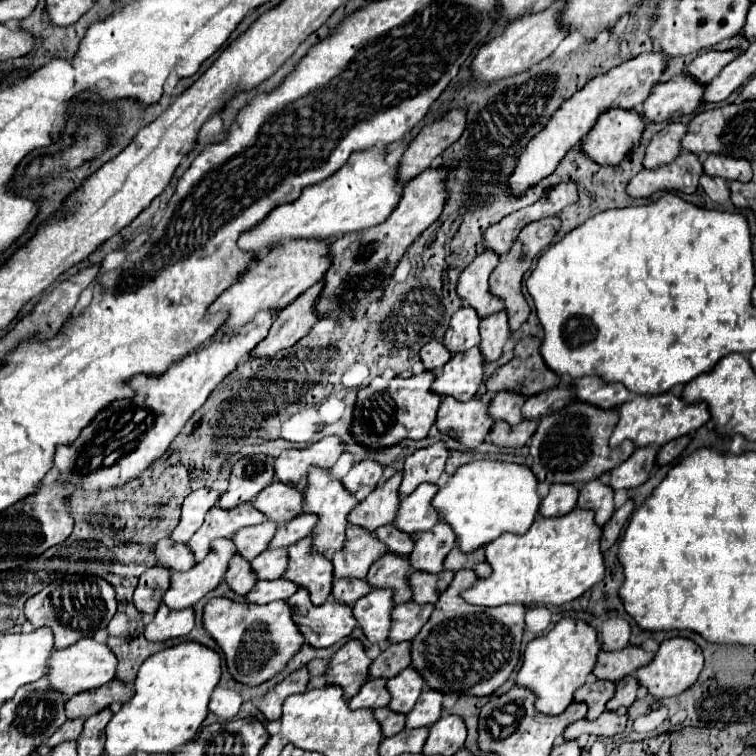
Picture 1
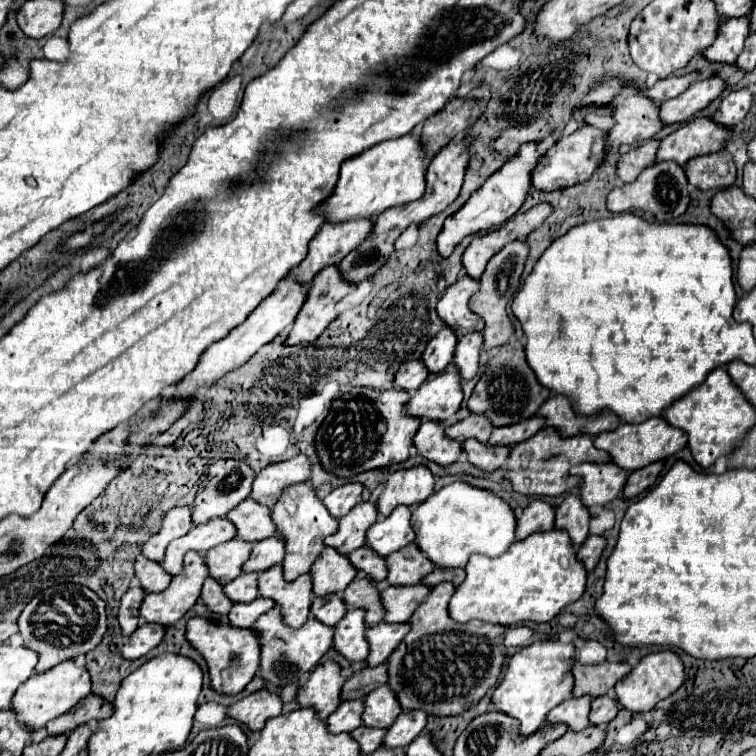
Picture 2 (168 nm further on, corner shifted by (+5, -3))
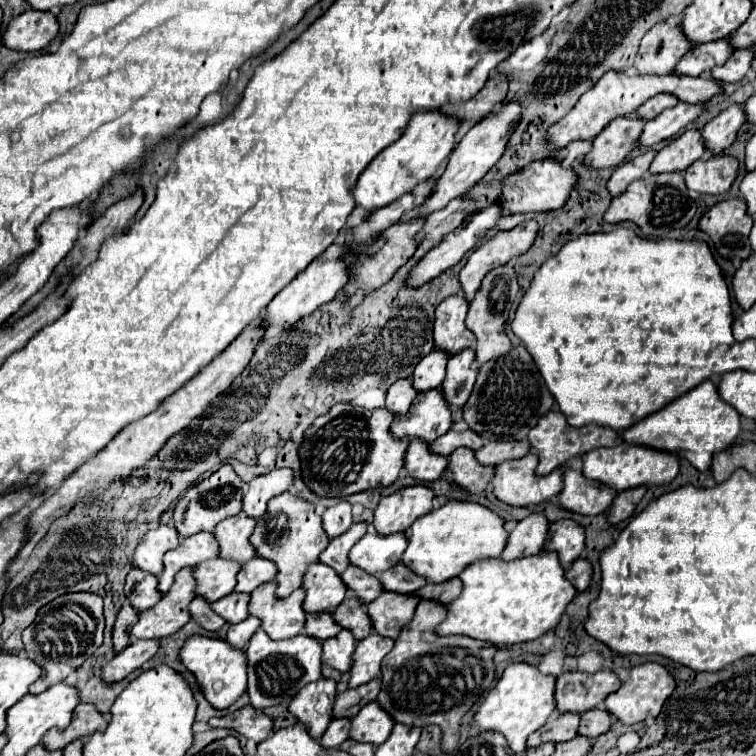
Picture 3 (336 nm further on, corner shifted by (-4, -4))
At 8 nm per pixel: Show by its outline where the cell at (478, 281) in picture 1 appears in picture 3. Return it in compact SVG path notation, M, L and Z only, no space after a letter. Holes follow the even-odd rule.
M450 295L436 307L436 321L434 321L434 343L436 347L448 351L450 355L474 347L476 337L468 331L464 319L468 311L468 301L464 295Z

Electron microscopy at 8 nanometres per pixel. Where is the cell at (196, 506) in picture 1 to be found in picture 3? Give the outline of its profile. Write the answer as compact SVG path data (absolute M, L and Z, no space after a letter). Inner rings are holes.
M158 525L156 529L150 529L144 539L140 541L136 553L134 553L134 567L140 567L148 573L160 575L160 571L164 571L164 563L162 557L166 551L174 549L180 543L178 531L176 527L170 525Z

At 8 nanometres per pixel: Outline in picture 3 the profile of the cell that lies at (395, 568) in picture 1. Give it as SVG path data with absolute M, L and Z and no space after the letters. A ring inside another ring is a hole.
M346 597L334 611L334 619L354 631L356 639L364 639L372 633L372 619L368 619L368 603L360 603L360 599Z

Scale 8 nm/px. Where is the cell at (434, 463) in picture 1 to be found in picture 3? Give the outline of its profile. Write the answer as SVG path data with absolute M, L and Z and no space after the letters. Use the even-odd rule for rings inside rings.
M426 485L402 487L380 499L374 511L374 527L382 535L406 531L418 517L432 511L434 491Z

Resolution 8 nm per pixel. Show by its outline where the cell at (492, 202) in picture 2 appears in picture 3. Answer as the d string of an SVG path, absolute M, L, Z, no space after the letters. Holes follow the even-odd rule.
M492 201L490 203L490 207L486 207L484 211L478 211L478 213L474 213L474 215L470 215L460 227L456 227L452 233L448 233L444 239L442 239L442 243L440 245L436 245L434 249L430 249L420 261L418 261L418 265L410 271L410 277L408 277L408 283L412 285L412 287L418 287L418 285L424 285L424 283L428 283L430 279L434 279L434 277L438 277L440 273L444 273L446 269L450 269L450 267L454 267L462 257L464 257L464 253L466 251L470 251L496 223L498 223L498 219L502 217L502 211L500 211L500 201Z

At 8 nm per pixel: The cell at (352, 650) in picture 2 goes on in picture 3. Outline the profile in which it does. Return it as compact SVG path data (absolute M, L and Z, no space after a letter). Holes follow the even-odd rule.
M340 631L336 637L324 641L322 659L328 661L334 669L346 673L352 667L352 655L356 651L356 639L352 639L352 631Z

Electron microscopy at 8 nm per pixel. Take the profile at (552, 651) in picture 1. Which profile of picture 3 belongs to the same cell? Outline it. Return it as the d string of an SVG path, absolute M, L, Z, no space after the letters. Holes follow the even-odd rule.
M512 663L502 673L500 681L484 697L482 705L474 715L474 725L478 731L500 731L506 735L508 745L514 753L526 749L528 737L546 723L546 719L556 711L556 675L544 675L536 665Z

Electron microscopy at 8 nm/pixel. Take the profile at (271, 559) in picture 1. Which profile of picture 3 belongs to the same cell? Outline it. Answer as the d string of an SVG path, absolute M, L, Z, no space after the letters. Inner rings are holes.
M232 593L226 595L224 599L218 599L212 609L222 615L228 623L240 623L242 619L248 617L248 595L244 593Z

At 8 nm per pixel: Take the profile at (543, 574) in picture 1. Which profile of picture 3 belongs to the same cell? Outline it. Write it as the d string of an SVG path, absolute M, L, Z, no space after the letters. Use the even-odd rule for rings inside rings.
M542 551L524 559L502 561L482 559L460 573L464 591L448 605L444 623L436 627L438 635L470 635L494 643L496 647L514 645L538 639L558 625L570 601L576 597L576 587L566 579L566 569L560 565L558 555Z

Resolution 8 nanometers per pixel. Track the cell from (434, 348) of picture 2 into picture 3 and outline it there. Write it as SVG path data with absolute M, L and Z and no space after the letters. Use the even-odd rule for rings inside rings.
M434 347L430 351L430 355L426 355L414 369L412 373L412 383L414 389L420 391L428 391L428 389L436 389L440 387L440 383L444 381L444 371L446 371L446 363L448 363L448 353L440 351L438 347Z

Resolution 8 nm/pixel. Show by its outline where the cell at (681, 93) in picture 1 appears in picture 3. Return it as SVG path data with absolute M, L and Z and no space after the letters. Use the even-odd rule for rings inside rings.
M636 111L632 115L622 115L620 119L614 119L594 139L594 147L586 155L584 163L596 169L620 165L634 149L638 149L642 129L644 119L640 119Z

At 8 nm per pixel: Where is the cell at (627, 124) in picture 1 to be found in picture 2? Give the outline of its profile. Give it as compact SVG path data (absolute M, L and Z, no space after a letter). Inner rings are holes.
M583 126L569 136L563 136L559 142L555 142L549 148L549 152L539 160L539 164L531 172L531 188L541 192L553 192L553 190L581 184L587 178L591 178L591 174L595 172L595 166L603 162L603 138L605 138L605 132L593 126Z

